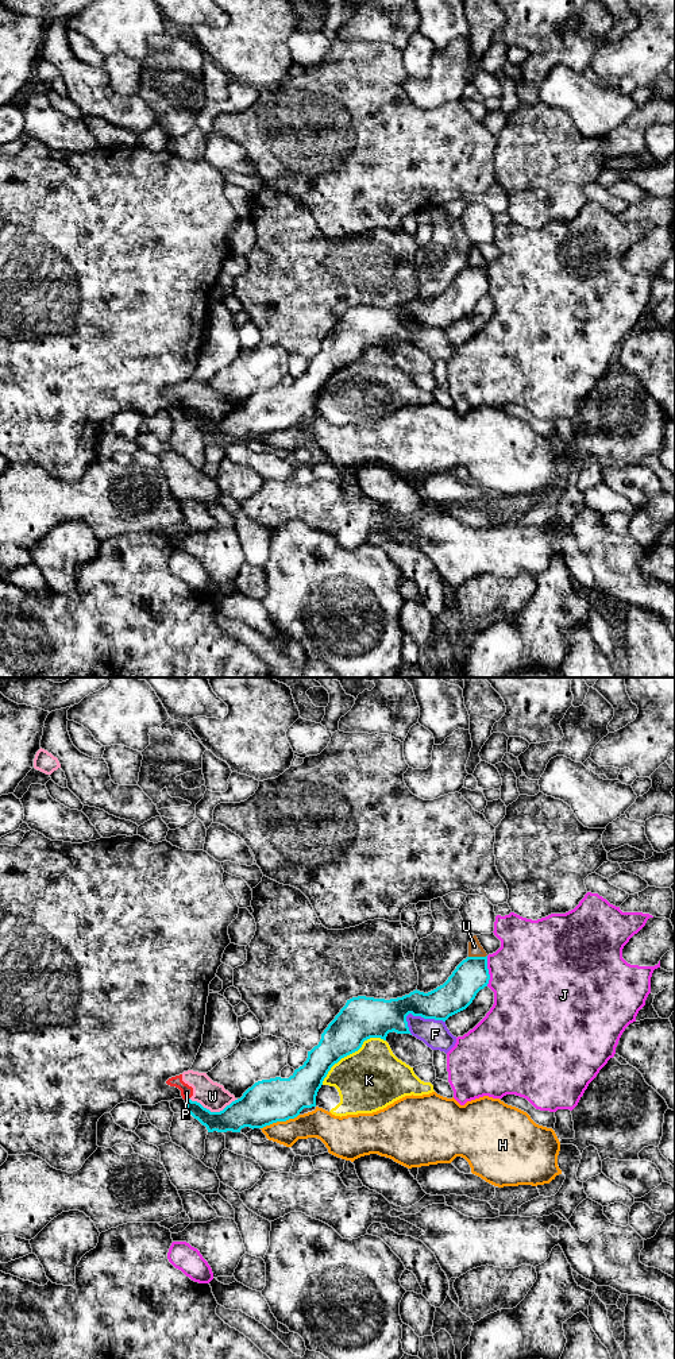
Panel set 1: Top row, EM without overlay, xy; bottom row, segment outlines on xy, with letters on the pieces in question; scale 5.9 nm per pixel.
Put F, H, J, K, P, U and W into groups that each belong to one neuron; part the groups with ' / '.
F / H / J / K / P W / U

